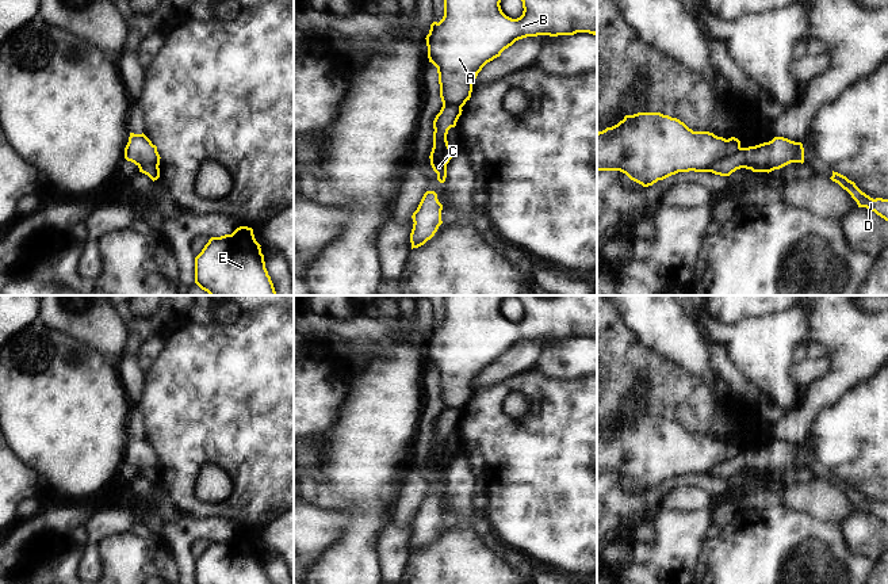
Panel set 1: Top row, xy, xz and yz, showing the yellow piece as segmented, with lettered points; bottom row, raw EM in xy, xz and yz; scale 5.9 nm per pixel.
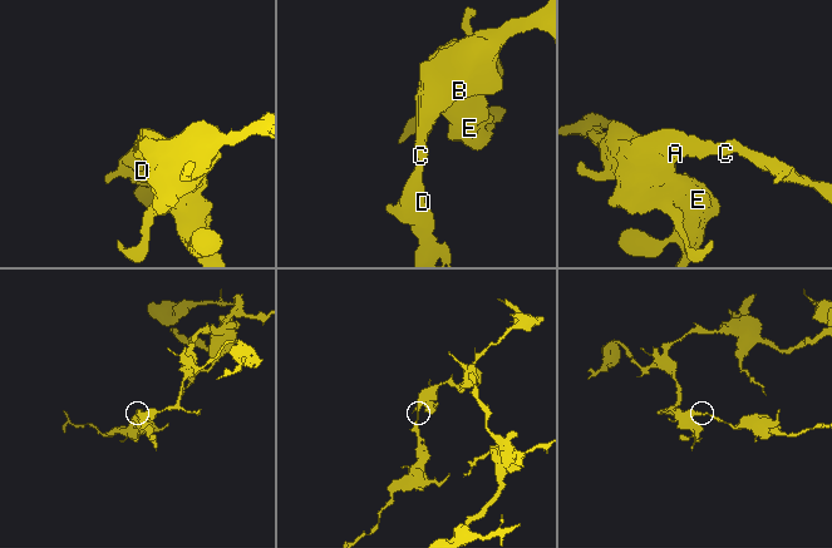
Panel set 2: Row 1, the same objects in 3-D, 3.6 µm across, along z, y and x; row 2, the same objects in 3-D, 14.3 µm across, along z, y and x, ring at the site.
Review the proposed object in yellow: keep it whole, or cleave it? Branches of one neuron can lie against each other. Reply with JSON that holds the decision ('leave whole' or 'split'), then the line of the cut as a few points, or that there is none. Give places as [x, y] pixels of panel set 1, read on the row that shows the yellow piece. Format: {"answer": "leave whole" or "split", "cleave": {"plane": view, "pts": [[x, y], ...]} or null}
{"answer": "split", "cleave": {"plane": "yz", "pts": [[741, 148], [720, 159], [709, 171]]}}

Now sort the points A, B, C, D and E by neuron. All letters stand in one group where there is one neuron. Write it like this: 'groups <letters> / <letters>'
groups A B E / C D

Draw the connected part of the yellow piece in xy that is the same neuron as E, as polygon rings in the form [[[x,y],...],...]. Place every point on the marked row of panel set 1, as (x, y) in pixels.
[[[240,226],[231,234],[211,237],[195,257],[195,283],[210,295],[276,295],[260,247],[253,229],[248,226]]]

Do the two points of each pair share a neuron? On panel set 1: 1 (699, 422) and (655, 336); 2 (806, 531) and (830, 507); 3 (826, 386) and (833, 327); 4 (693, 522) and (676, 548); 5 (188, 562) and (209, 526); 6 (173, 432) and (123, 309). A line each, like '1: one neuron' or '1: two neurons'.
1: two neurons
2: two neurons
3: one neuron
4: one neuron
5: one neuron
6: two neurons

